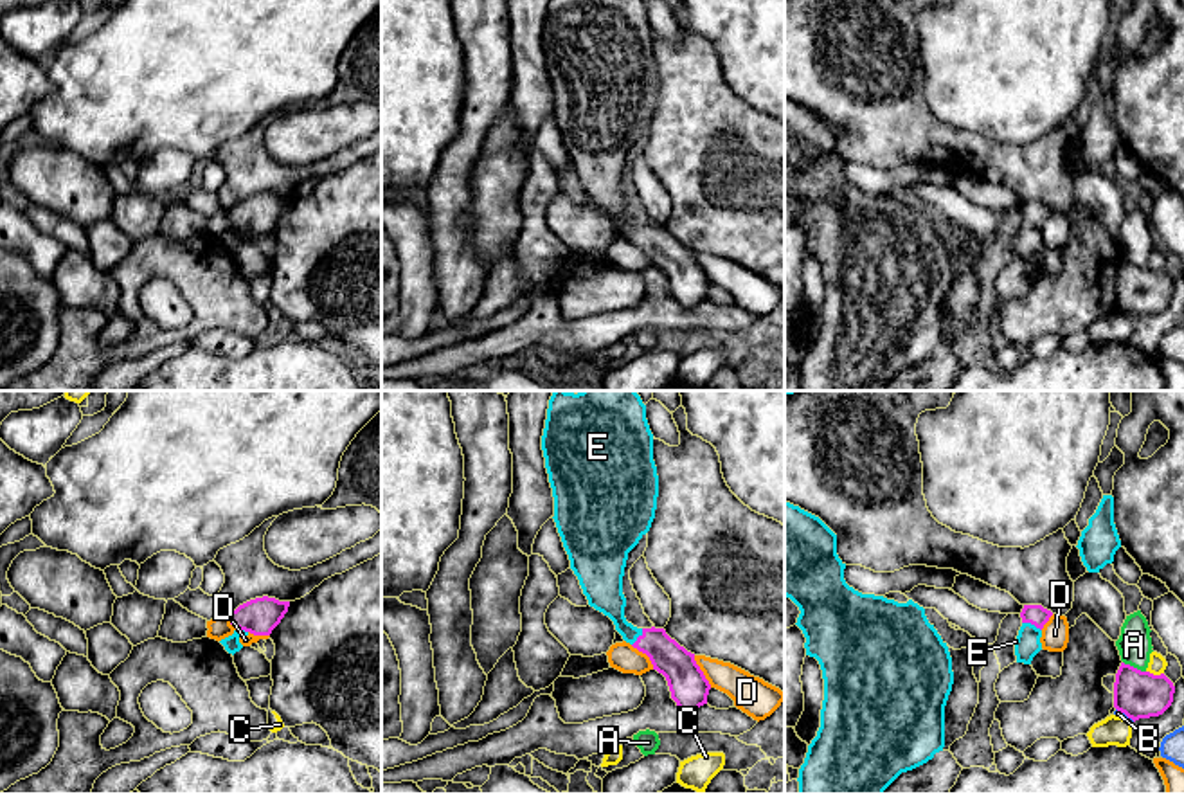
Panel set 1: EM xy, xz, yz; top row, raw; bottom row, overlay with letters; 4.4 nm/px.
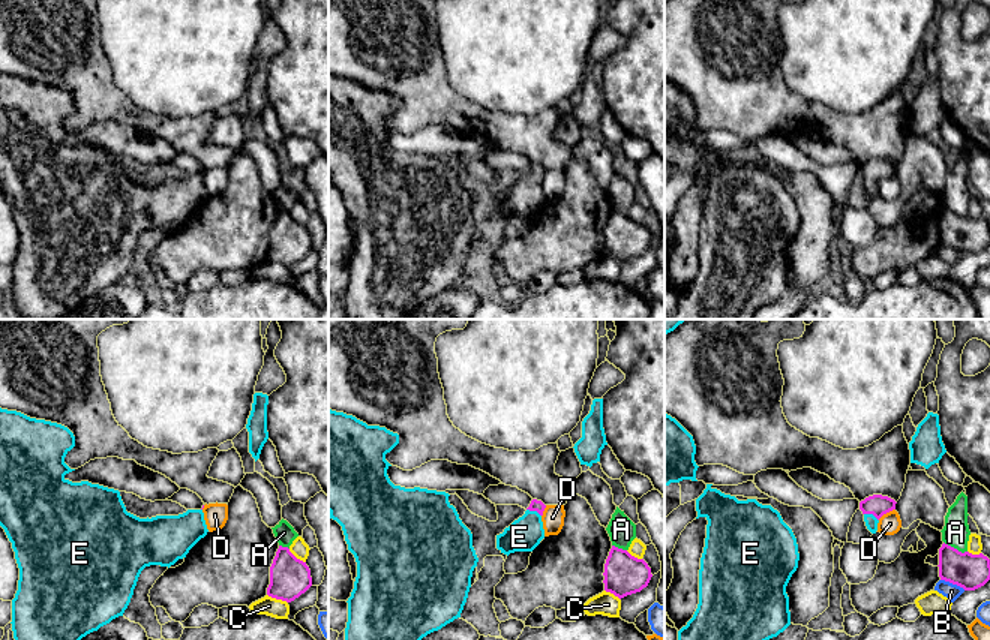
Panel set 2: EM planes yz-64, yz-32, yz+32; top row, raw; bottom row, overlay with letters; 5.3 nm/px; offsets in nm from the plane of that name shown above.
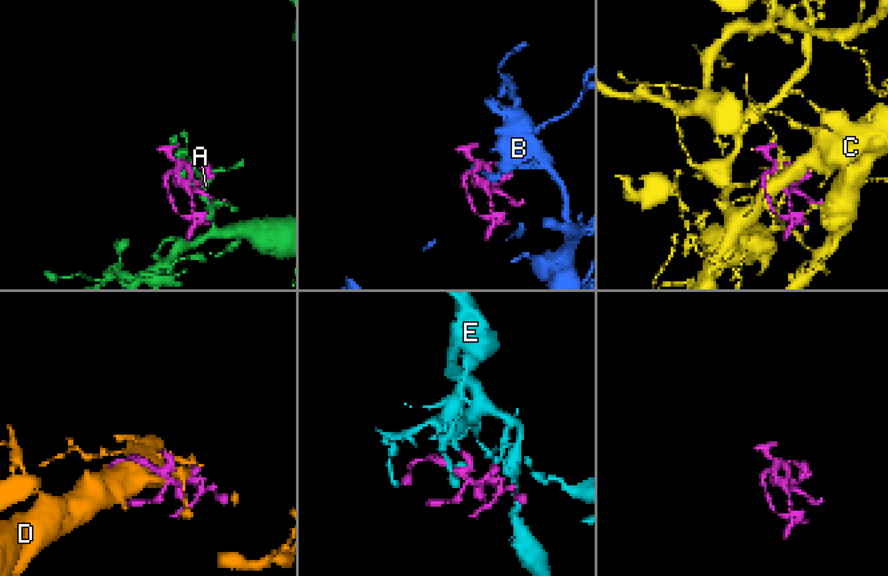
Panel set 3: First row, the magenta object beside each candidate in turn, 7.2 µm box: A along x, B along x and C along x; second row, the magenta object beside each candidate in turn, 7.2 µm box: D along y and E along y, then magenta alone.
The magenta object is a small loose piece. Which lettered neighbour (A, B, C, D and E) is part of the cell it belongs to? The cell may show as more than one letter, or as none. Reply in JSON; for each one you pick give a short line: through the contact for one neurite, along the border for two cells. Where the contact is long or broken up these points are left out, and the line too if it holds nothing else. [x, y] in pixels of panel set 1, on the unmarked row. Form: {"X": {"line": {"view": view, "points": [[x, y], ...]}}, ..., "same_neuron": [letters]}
{"E": {"line": {"view": "yz", "points": [[1035, 211], [1031, 220], [1028, 240]]}}, "same_neuron": ["E"]}

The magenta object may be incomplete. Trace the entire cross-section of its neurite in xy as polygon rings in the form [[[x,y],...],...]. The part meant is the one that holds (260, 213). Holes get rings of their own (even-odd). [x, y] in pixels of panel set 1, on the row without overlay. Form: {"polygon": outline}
{"polygon": [[[268,193],[239,202],[236,207],[229,209],[230,221],[236,225],[234,230],[220,239],[234,252],[243,245],[239,239],[241,232],[270,232],[288,209],[288,203],[290,198],[279,198]]]}

